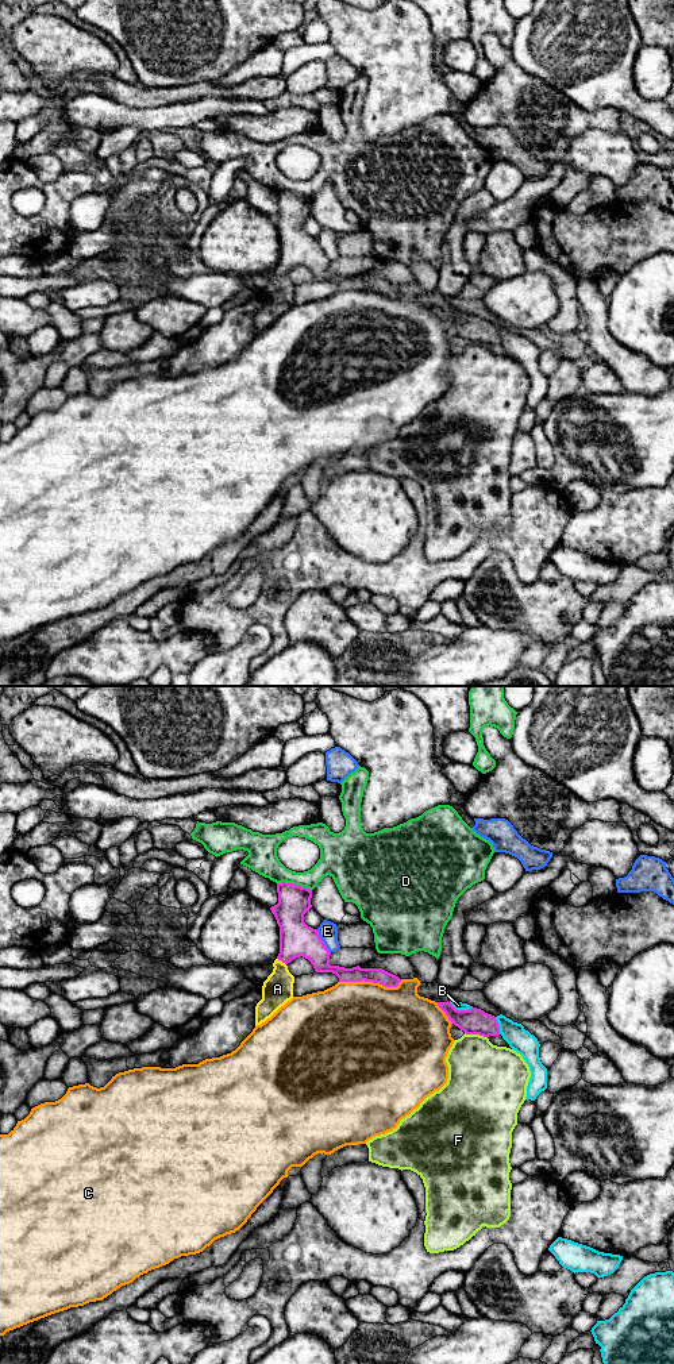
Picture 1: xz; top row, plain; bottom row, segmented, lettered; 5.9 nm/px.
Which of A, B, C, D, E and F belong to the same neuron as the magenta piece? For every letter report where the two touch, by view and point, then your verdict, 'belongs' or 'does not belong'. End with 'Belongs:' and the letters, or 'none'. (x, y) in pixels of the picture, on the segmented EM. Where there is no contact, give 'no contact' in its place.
A: contact xz (281, 960); belongs
B: contact xz (461, 1010); does not belong
C: contact xz (370, 981); does not belong
D: contact xz (295, 885); does not belong
E: contact xz (322, 941); does not belong
F: contact xz (476, 1033); does not belong
Belongs: A

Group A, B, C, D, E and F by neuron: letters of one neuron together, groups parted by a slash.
A / B / C / D / E / F

